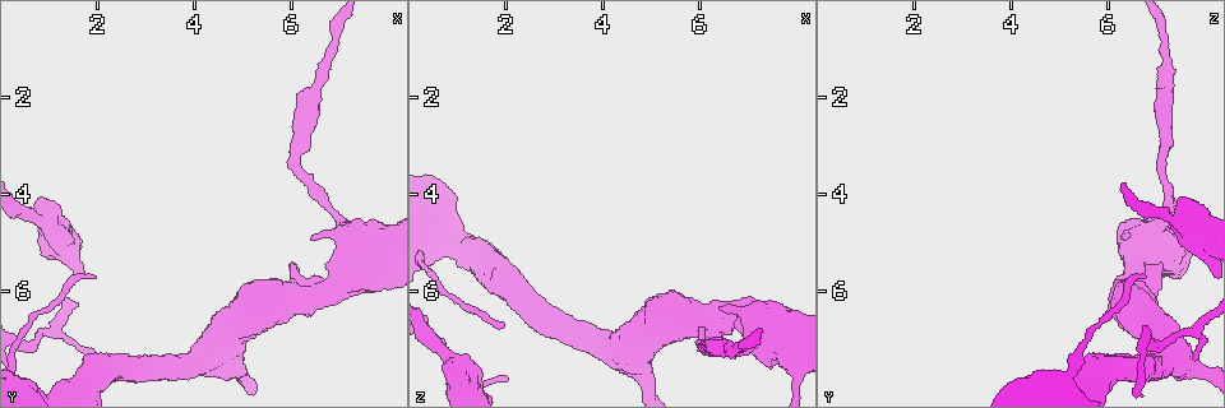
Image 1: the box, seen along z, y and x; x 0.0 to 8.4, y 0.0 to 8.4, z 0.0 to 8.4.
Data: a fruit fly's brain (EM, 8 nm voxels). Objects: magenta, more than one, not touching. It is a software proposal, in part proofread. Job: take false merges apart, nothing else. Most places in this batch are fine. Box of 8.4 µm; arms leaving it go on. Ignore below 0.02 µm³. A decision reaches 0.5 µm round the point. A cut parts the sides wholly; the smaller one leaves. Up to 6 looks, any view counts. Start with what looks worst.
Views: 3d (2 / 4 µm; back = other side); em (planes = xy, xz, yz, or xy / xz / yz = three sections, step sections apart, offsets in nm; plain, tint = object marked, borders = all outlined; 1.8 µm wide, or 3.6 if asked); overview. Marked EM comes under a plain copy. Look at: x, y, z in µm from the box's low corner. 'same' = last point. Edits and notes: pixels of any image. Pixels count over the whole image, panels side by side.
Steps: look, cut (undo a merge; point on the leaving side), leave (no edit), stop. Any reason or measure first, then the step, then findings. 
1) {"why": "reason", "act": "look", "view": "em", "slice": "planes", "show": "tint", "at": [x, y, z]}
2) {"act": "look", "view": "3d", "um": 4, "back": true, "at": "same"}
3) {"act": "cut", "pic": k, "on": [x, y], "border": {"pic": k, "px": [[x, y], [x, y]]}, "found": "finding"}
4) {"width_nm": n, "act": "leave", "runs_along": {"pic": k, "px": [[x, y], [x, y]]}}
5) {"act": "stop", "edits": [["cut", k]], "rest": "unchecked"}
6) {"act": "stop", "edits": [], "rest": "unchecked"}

{"why": "sudden change in width", "act": "look", "view": "3d", "um": 4, "at": [1.05, 4.65, 7.70]}

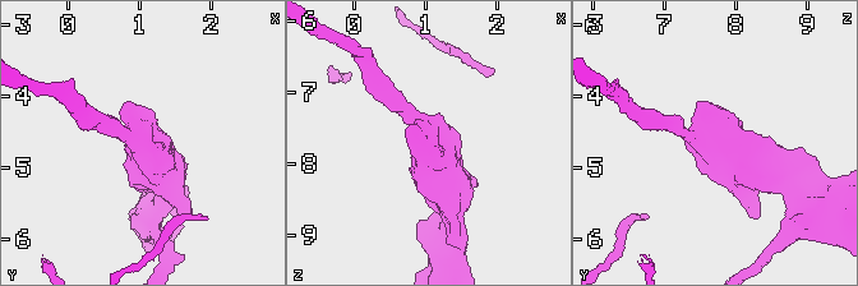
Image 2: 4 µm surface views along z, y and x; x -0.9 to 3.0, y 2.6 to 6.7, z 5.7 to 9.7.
{"act": "look", "view": "em", "um": 3.6, "slice": "planes", "show": "tint", "at": [1.00, 4.65, 7.65]}

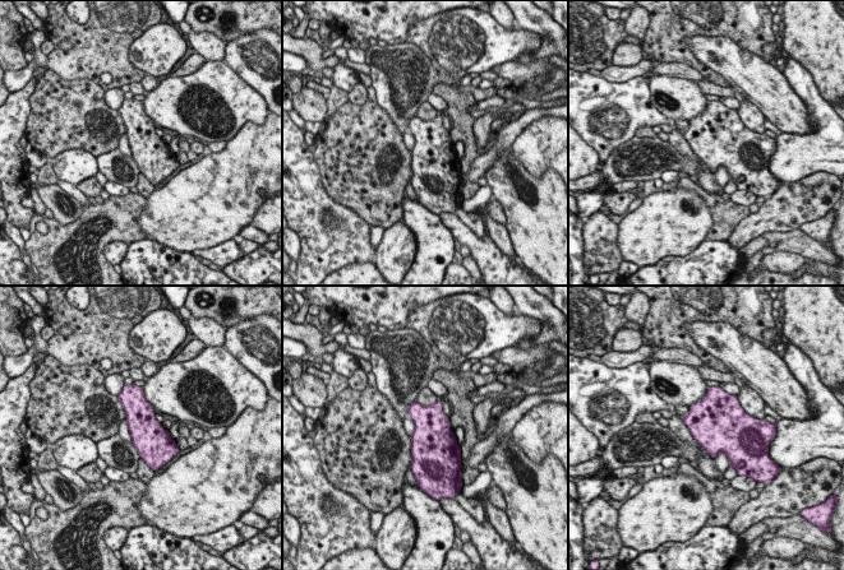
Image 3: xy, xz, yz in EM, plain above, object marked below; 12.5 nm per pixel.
{"width_nm": 440, "act": "leave", "found": "continuous, no second neuron"}

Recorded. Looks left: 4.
{"why": "calibre changes", "act": "look", "view": "em", "um": 3.6, "slice": "xz", "step": 16, "show": "tint", "at": [6.05, 6.05, 6.50]}

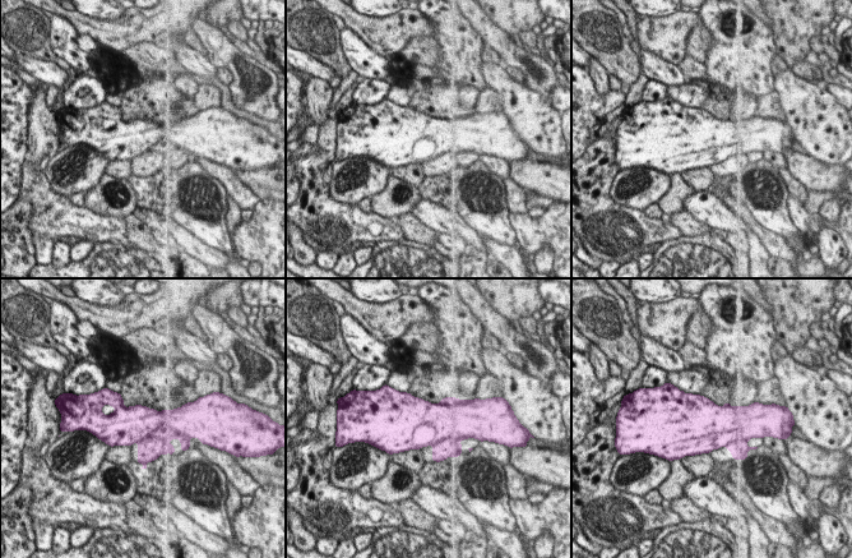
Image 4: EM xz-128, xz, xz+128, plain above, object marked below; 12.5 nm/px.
{"why": "cut it another way", "act": "look", "view": "em", "um": 3.6, "slice": "yz", "step": 16, "show": "tint", "at": "same"}

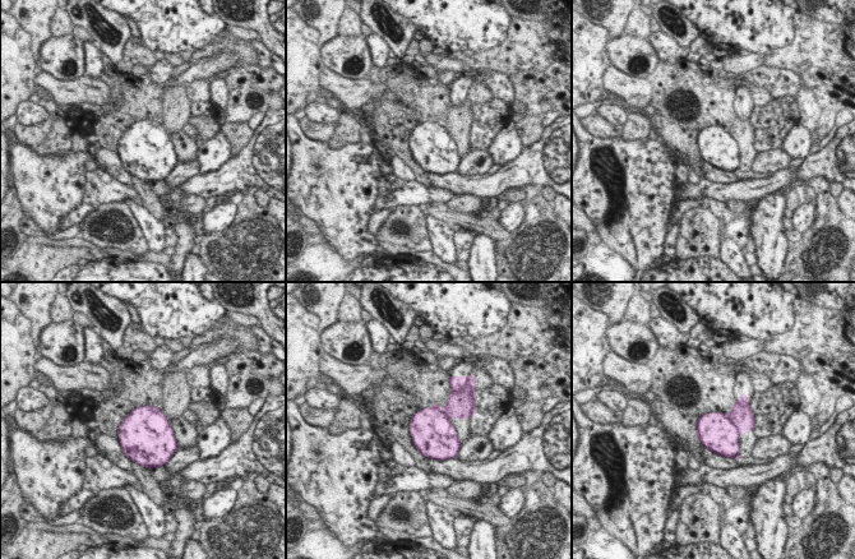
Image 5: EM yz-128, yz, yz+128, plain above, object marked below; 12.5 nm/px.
{"act": "leave", "found": "all the same neuron"}

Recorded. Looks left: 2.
{"act": "look", "view": "3d", "um": 4, "at": [6.15, 2.80, 7.20]}

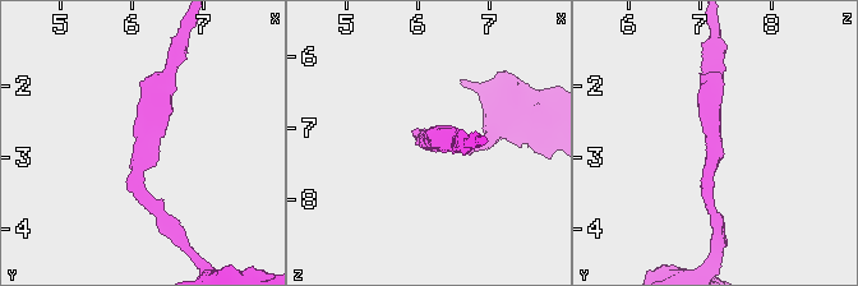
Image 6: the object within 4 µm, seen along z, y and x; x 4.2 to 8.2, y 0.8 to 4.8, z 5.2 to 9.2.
{"arm_widths_nm": [180, 380], "why": "need the tissue", "act": "look", "view": "em", "slice": "planes", "show": "tint", "at": [6.20, 2.85, 7.15]}

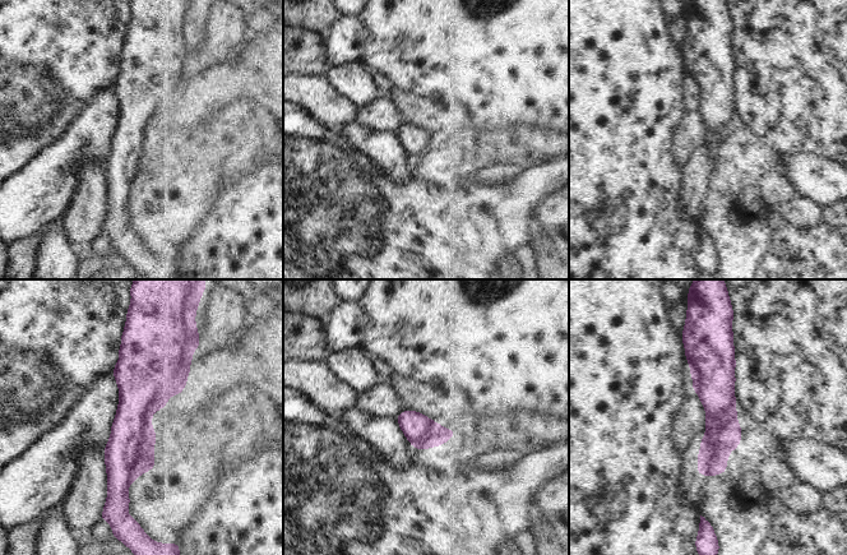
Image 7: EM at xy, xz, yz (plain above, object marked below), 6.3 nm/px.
{"width_nm": 200, "act": "leave", "runs_along": {"pic": 7, "px": [[706, 346], [716, 389], [713, 472]]}, "found": "all the same neuron"}

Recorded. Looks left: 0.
{"act": "stop", "edits": [], "rest": "unchecked"}

